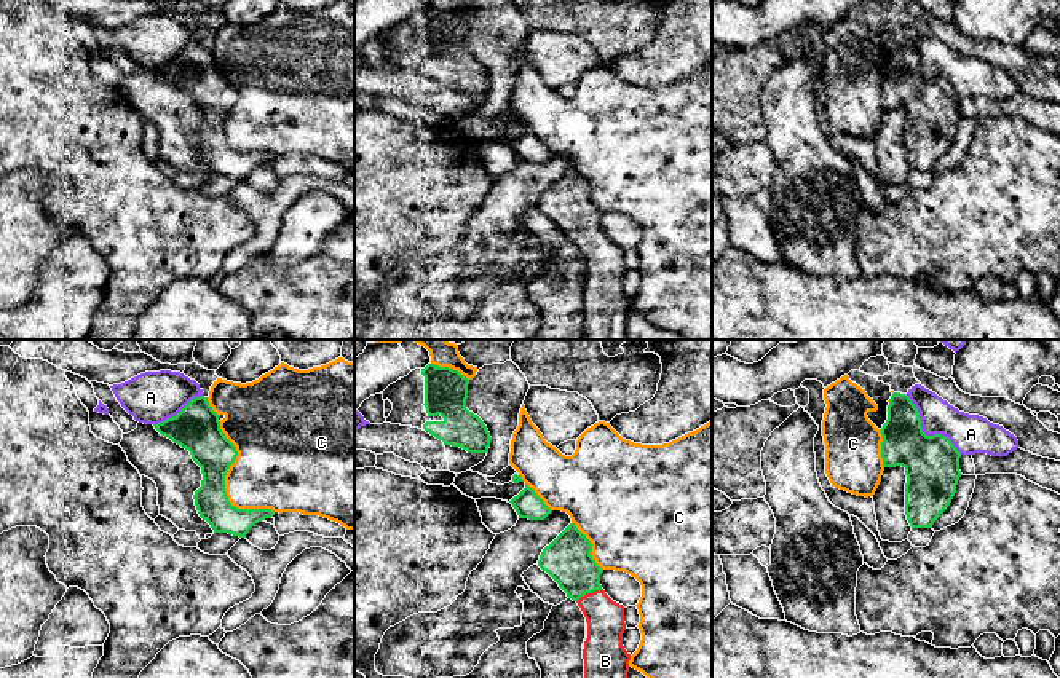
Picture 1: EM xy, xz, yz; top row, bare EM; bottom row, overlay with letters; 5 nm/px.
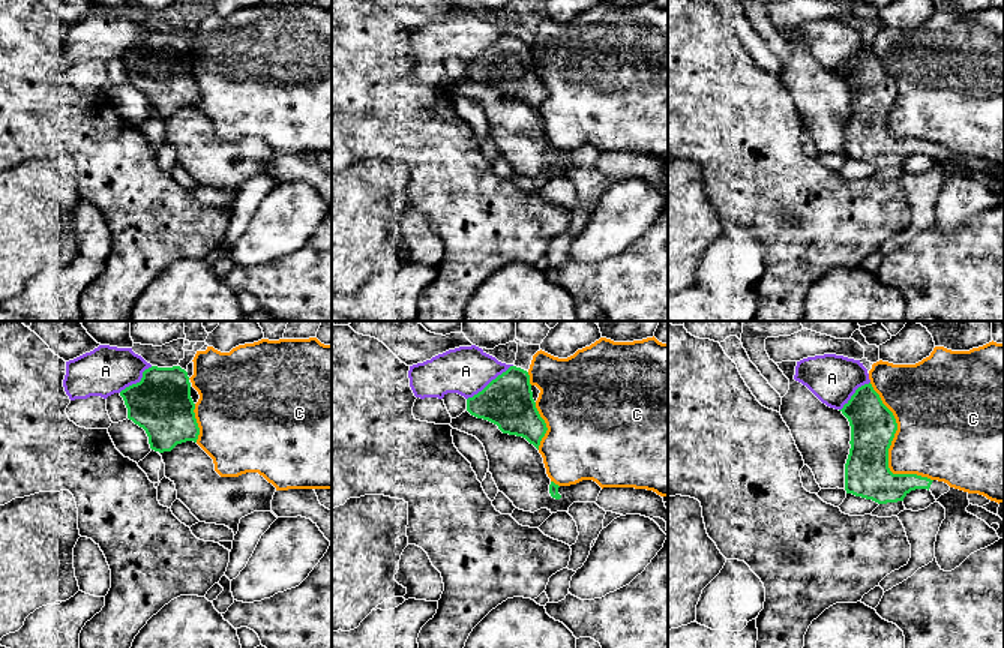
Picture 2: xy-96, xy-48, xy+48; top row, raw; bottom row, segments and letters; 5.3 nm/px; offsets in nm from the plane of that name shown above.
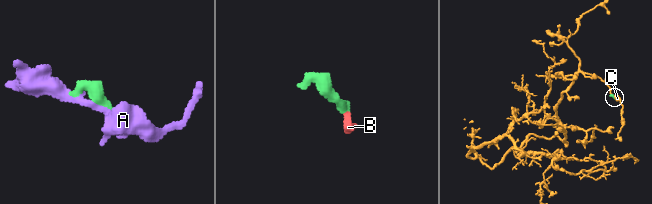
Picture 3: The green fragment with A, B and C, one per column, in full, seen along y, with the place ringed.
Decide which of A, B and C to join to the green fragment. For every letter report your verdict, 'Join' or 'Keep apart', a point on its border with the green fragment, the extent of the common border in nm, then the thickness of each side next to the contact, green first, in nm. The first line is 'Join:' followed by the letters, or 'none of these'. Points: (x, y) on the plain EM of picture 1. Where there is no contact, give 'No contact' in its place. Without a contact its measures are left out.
Join: B
A: Keep apart. Touches green at yz (923, 75). Shared border 420 nm. Thickness 280 nm (green) against 200 nm
B: Join. Touches green at xz (589, 235). Shared border 150 nm. Thickness 240 nm (green) against 190 nm
C: Keep apart. Touches green at xy (224, 126). Shared border 550 nm. Thickness 200 nm (green) against 380 nm

